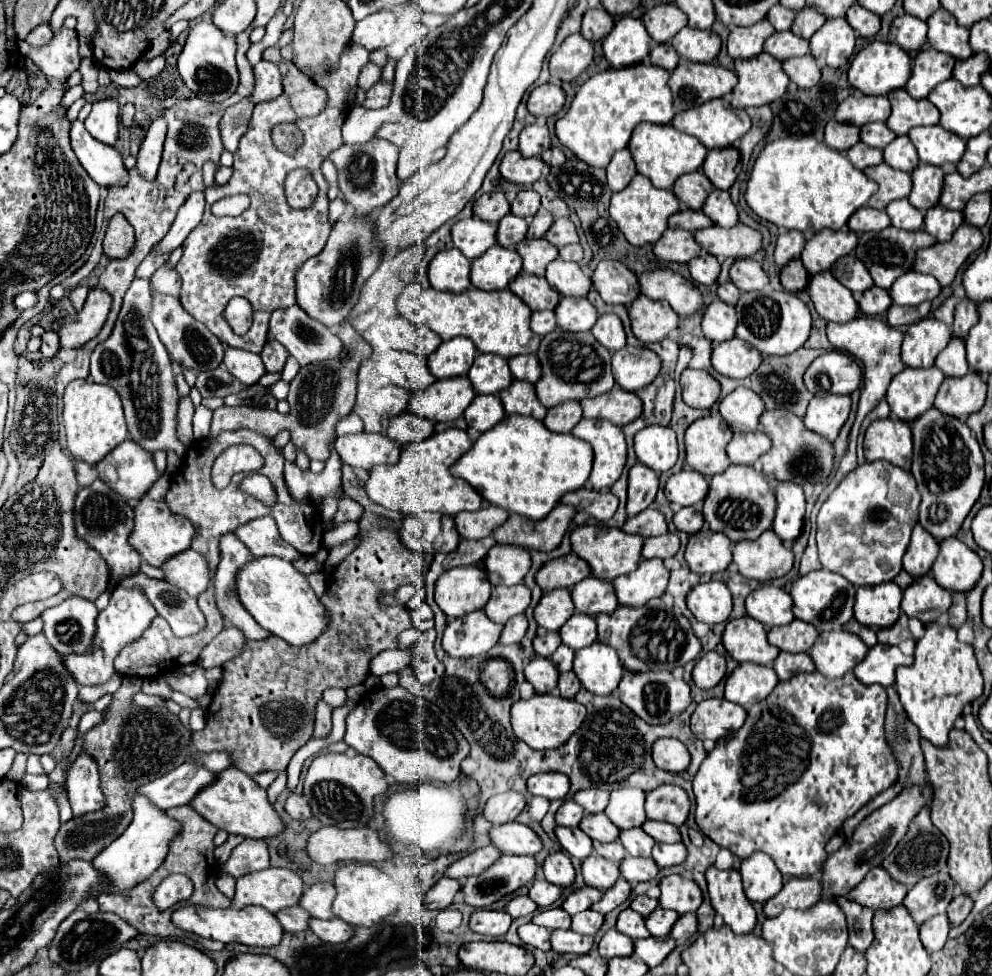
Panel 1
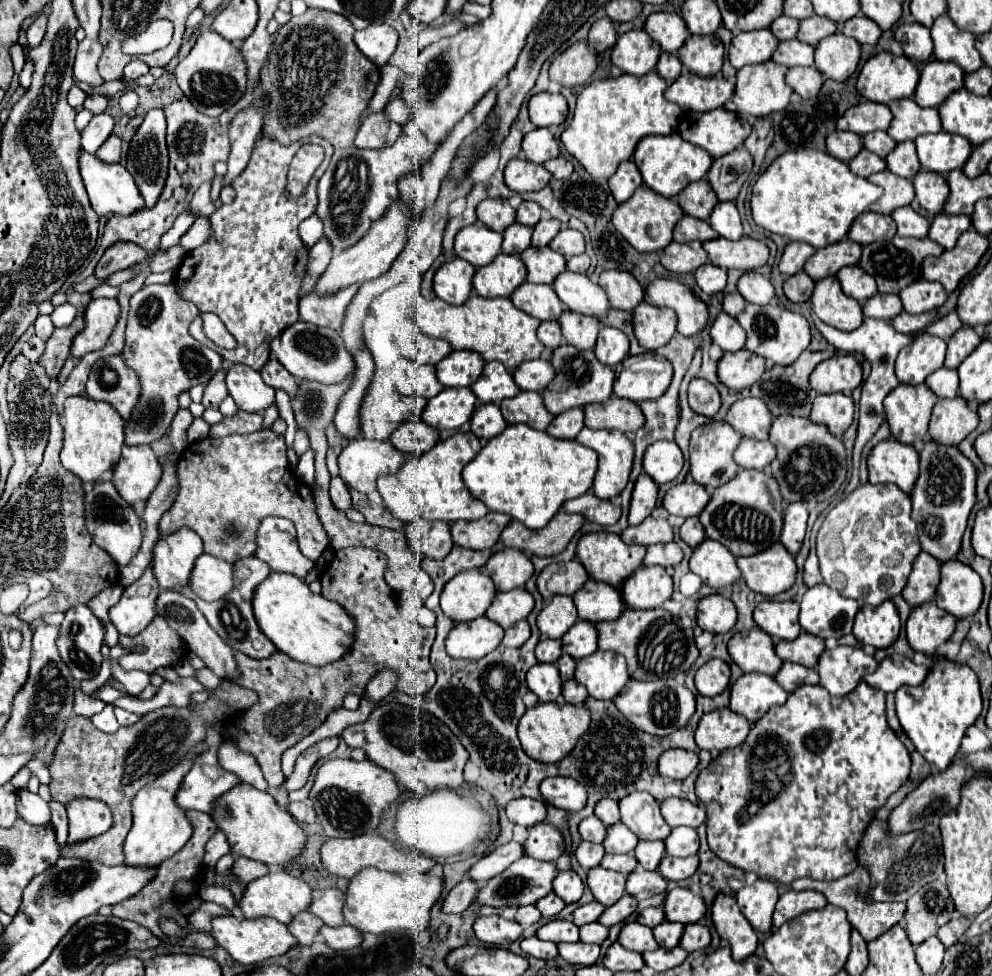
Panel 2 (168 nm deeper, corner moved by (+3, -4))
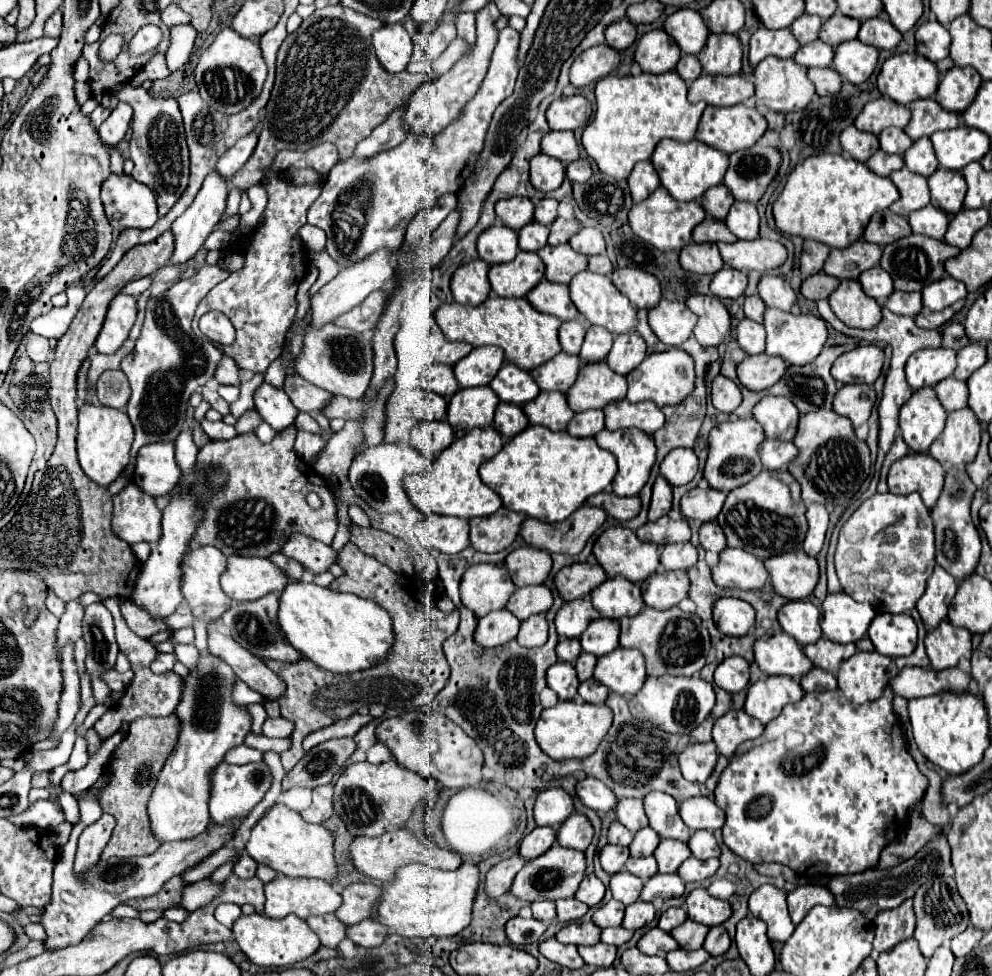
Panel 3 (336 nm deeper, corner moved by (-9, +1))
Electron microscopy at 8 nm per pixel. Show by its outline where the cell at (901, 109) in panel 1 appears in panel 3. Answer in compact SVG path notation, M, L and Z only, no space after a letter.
M915 100L911 102L911 122L905 126L905 132L911 140L931 136L939 130L951 130L959 126L959 116L955 112L945 112L935 100Z

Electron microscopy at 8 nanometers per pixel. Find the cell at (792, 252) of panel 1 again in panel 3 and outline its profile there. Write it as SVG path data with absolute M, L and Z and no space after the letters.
M805 240L803 254L801 254L801 274L803 274L803 278L821 272L827 256L829 256L829 246L819 244L815 240Z

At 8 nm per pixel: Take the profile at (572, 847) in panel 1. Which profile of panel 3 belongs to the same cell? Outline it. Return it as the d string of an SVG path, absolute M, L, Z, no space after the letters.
M607 844L601 852L599 852L599 860L601 860L601 866L607 874L617 874L623 866L625 866L625 860L629 858L629 848L625 846L615 846L615 844Z

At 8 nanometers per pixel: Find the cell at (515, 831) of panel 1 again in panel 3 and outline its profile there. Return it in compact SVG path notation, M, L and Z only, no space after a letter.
M571 814L557 832L557 844L565 848L577 848L587 850L587 846L593 840L593 826L587 816L583 814Z

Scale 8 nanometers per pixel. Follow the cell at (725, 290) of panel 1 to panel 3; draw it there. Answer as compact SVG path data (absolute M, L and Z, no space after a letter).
M749 296L745 298L745 316L749 320L755 320L755 322L763 322L763 312L765 312L765 304L759 296Z

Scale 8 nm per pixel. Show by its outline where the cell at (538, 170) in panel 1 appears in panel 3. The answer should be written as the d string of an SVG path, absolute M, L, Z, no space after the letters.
M537 154L531 160L531 184L541 192L559 188L565 180L565 164L547 154Z

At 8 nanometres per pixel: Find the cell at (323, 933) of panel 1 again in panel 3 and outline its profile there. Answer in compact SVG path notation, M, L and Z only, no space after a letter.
M367 918L355 926L347 928L347 938L351 938L357 946L363 948L377 948L383 944L383 940L387 938L389 928L385 928L383 924L379 924L373 918Z

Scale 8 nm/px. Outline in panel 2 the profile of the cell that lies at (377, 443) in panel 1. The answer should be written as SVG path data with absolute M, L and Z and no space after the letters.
M355 439L339 453L339 475L341 479L361 491L375 491L379 475L397 473L405 457L389 441L367 441Z

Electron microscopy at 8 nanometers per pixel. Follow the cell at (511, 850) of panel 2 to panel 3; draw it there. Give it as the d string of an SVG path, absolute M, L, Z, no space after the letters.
M535 828L531 834L527 834L521 842L519 854L525 860L535 860L537 856L541 856L543 852L547 852L547 848L551 848L557 842L557 830L555 828Z

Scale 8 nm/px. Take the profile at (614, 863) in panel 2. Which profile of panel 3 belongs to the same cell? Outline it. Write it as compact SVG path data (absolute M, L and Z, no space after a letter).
M653 856L647 858L629 858L625 864L625 870L639 876L641 880L649 880L649 876L657 874L657 862Z

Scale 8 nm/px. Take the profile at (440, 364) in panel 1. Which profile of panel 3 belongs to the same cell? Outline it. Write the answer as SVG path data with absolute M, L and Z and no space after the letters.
M483 346L473 348L469 356L455 364L455 378L461 388L485 386L493 376L499 372L501 364L505 362L505 354L497 346Z

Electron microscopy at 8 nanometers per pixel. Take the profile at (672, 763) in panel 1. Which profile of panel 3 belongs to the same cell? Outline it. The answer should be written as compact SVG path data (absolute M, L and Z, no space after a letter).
M713 742L705 744L691 744L679 756L679 766L689 782L703 784L717 764L717 746Z

